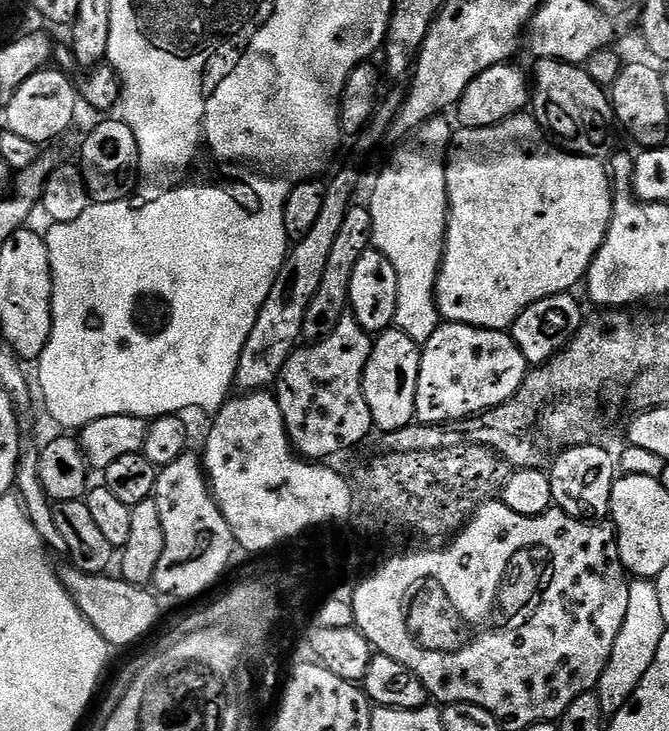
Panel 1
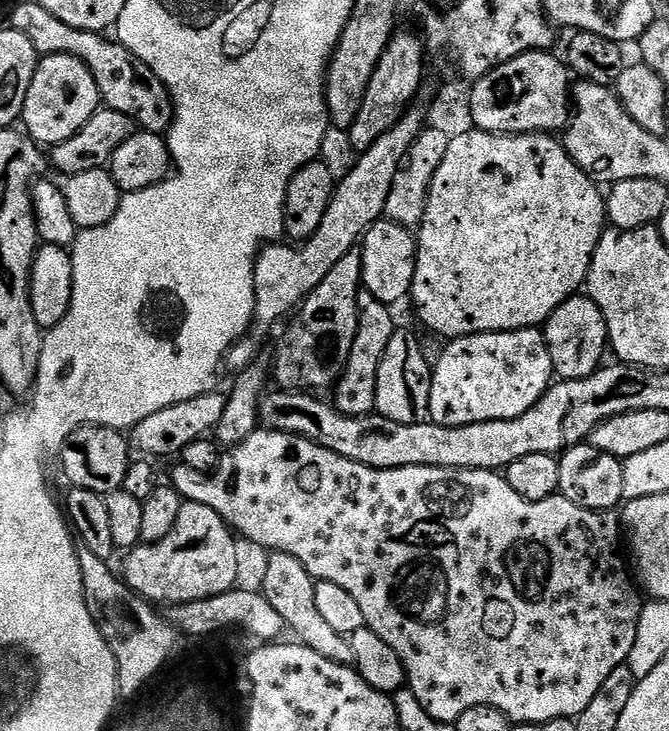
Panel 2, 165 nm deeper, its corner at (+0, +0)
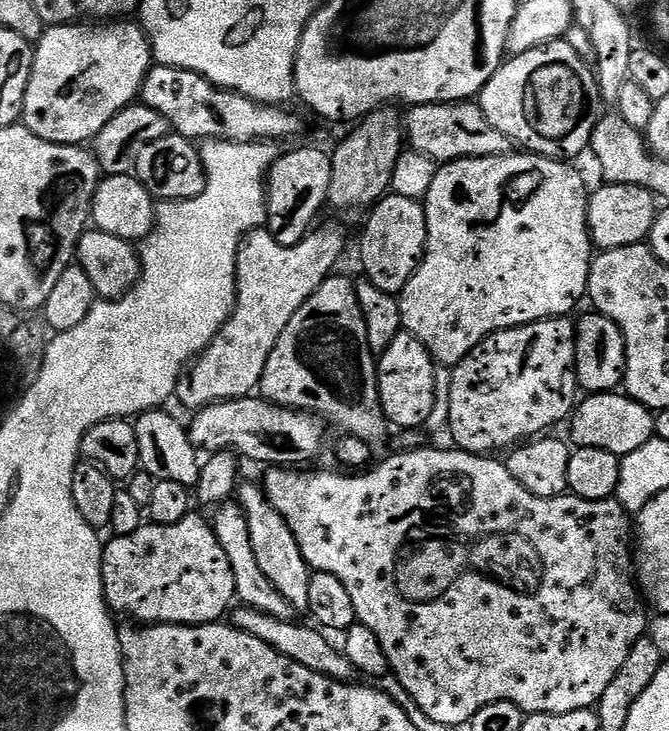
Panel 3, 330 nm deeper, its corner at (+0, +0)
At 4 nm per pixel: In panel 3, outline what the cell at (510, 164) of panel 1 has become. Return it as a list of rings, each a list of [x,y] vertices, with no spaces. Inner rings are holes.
[[[505,154],[502,156],[475,156],[465,160],[454,160],[437,167],[436,177],[422,203],[426,214],[426,246],[424,256],[416,273],[406,282],[398,294],[403,331],[410,333],[432,355],[433,361],[440,366],[455,366],[463,362],[479,344],[492,332],[501,332],[507,328],[517,328],[523,324],[532,324],[536,320],[564,318],[576,308],[576,303],[585,299],[588,291],[588,275],[594,259],[594,245],[588,237],[588,198],[590,188],[572,169],[571,163],[552,160],[548,156],[535,154]]]

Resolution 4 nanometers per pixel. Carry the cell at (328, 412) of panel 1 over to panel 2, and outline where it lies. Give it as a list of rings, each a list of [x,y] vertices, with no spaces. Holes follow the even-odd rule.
[[[363,290],[358,294],[358,334],[344,366],[344,375],[334,385],[334,407],[342,414],[367,416],[376,412],[378,366],[382,366],[382,354],[386,354],[386,346],[390,346],[390,338],[398,330],[398,324],[392,321],[392,312],[393,309],[374,298],[374,294]]]

